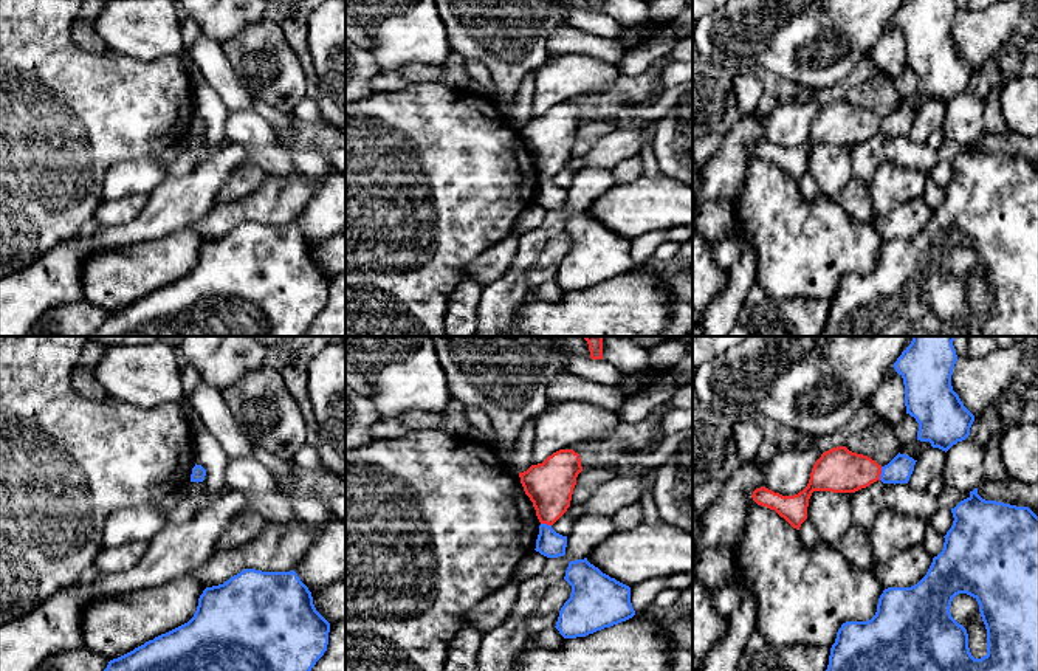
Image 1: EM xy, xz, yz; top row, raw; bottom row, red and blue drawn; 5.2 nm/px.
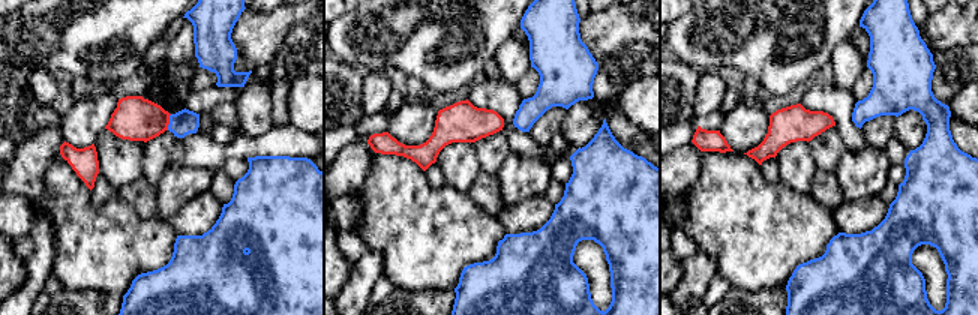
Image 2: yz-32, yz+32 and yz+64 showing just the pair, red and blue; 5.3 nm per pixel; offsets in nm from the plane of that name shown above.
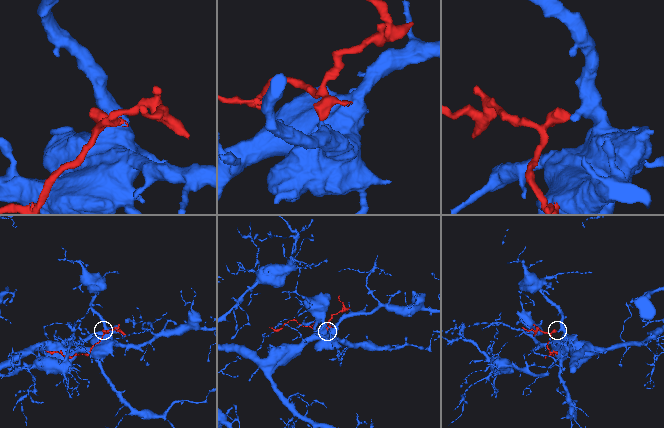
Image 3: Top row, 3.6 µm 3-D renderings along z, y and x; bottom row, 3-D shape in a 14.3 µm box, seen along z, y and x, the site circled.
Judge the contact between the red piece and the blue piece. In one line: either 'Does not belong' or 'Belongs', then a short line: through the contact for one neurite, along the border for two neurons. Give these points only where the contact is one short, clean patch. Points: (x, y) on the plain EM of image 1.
Does not belong. Line: yz (882, 120), (879, 132)

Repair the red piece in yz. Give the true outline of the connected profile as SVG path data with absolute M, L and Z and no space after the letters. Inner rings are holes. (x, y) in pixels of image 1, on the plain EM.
M837 99L815 115L807 139L793 149L782 149L765 139L751 147L758 158L775 163L793 181L807 172L809 152L813 144L855 146L880 133L882 118L868 108Z

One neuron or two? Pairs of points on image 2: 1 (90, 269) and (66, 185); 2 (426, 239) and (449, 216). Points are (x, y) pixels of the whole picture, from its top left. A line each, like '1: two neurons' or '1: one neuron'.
1: one neuron
2: one neuron

